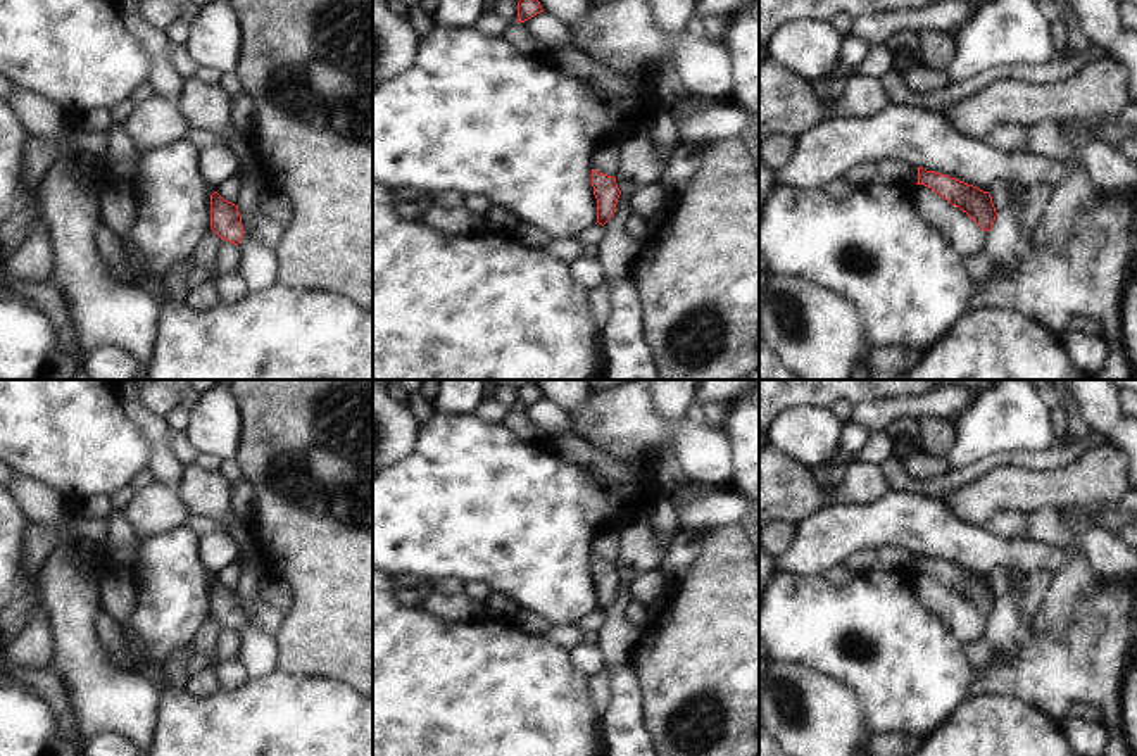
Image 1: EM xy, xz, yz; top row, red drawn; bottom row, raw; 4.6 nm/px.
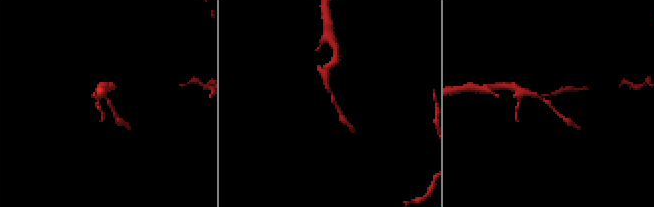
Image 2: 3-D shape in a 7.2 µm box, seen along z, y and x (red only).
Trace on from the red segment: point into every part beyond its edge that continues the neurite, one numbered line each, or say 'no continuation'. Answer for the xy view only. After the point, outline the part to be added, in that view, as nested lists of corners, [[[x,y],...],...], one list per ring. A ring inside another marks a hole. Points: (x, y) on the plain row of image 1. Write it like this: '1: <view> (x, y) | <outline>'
no continuation

